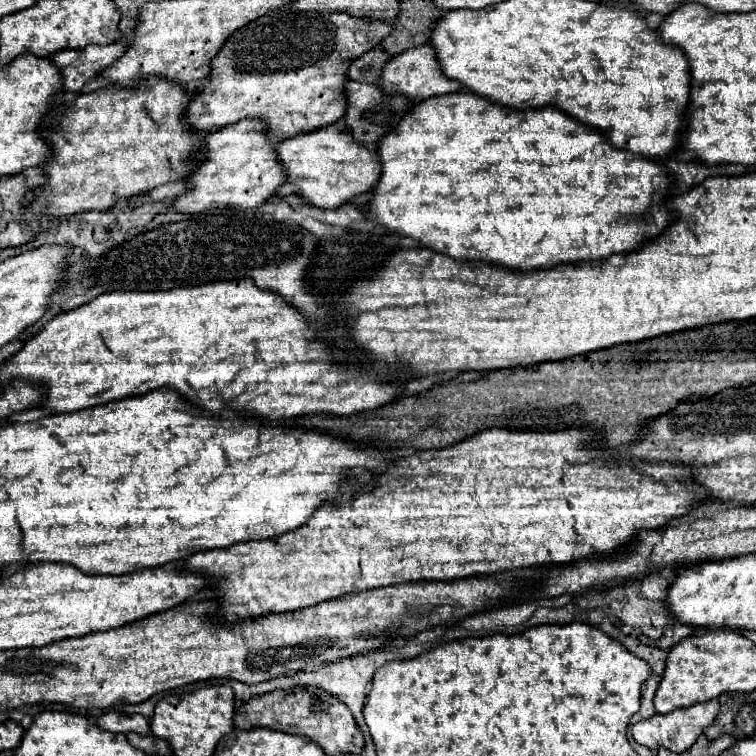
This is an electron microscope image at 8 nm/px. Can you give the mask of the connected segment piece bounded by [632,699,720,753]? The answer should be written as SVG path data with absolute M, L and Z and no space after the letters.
M712 699L712 701L706 701L706 703L696 703L688 709L676 709L672 713L666 713L666 715L652 715L652 719L642 719L638 723L632 725L632 737L636 739L636 743L656 751L660 747L666 747L674 753L684 753L686 749L690 749L694 745L694 741L702 735L702 731L716 719L718 715L718 701Z

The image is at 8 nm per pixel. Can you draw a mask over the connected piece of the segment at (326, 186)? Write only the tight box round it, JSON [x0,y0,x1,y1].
[276,121,380,209]

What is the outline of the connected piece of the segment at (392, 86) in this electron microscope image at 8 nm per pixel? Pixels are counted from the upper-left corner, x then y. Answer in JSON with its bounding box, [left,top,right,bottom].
[378,45,462,99]

